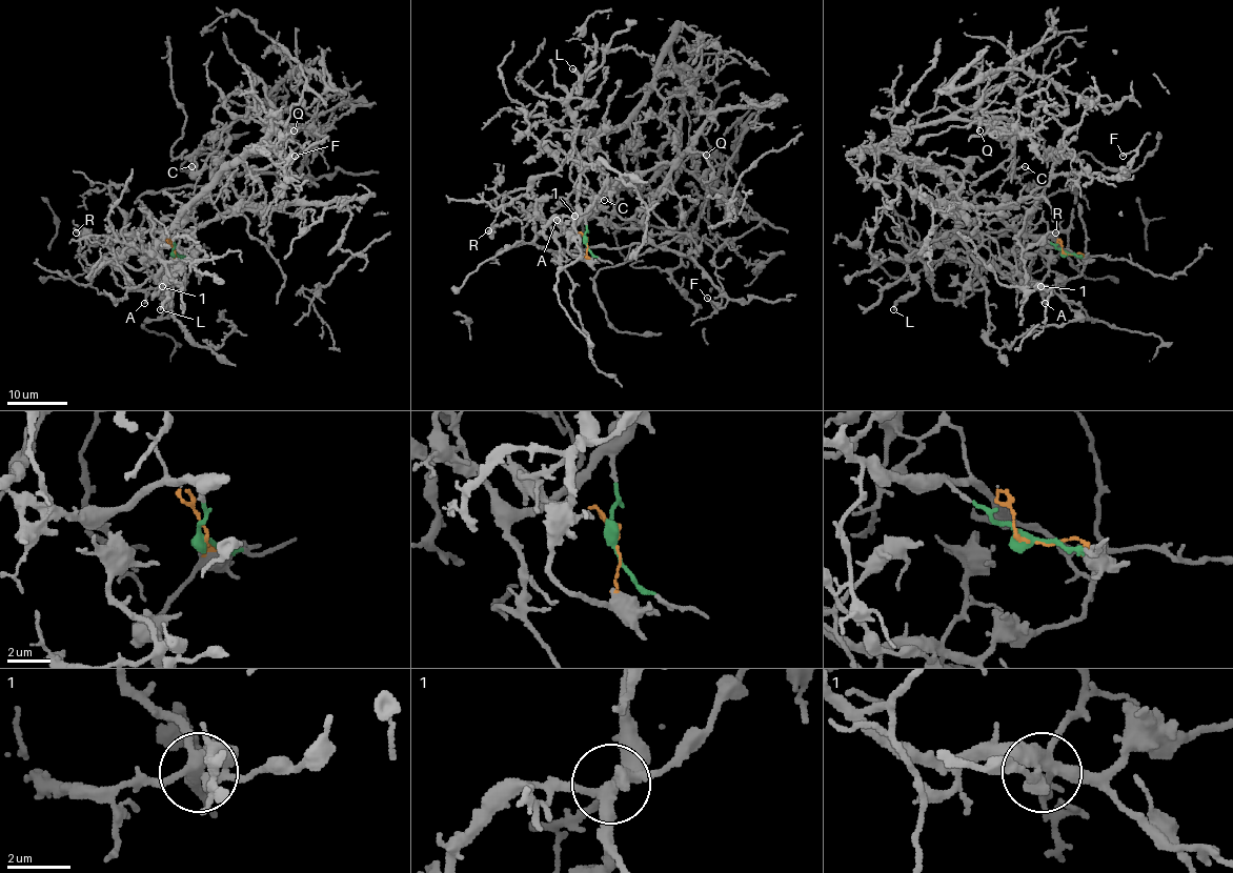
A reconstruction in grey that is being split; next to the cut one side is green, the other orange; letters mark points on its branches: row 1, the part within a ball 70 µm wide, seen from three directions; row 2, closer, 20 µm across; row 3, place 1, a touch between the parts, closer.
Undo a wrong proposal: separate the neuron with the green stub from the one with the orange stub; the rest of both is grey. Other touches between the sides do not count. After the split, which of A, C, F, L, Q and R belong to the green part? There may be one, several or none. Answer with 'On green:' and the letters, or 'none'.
On green: F, Q, R

